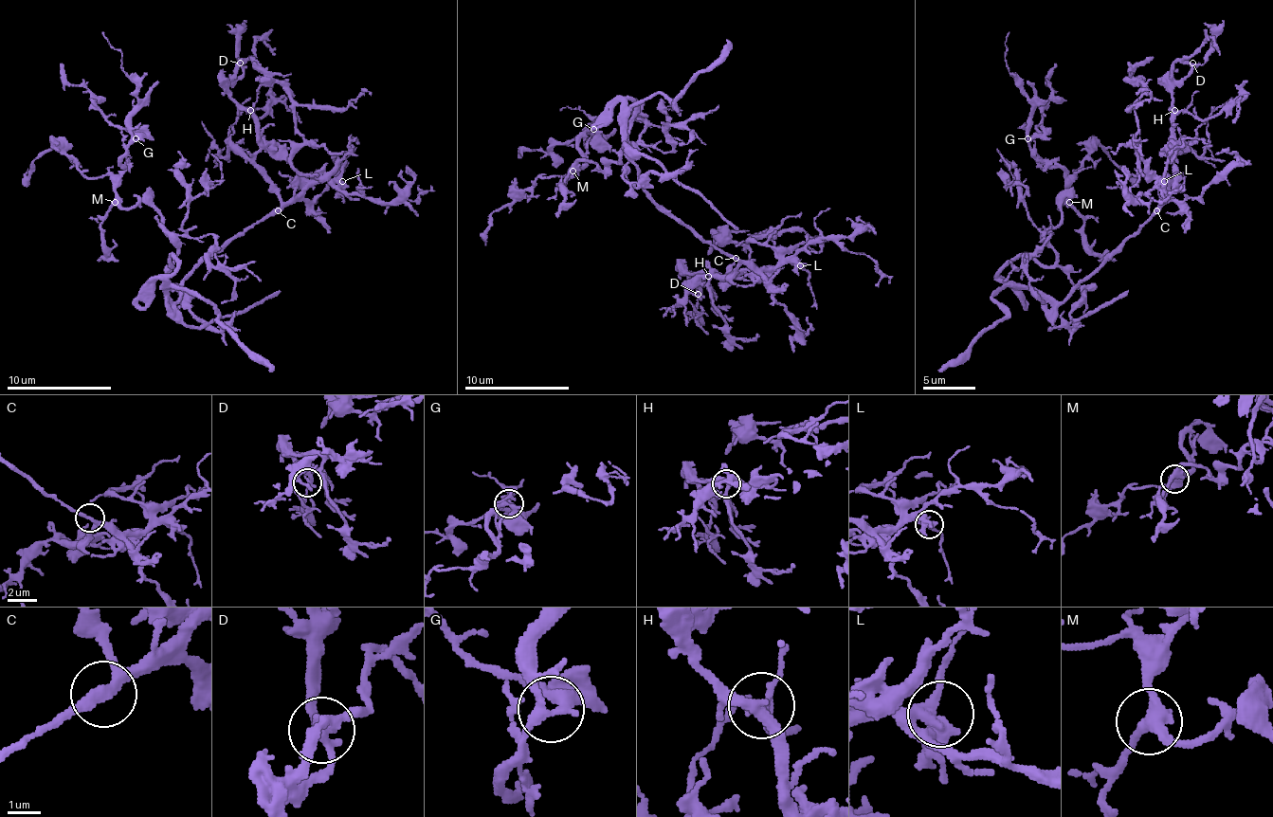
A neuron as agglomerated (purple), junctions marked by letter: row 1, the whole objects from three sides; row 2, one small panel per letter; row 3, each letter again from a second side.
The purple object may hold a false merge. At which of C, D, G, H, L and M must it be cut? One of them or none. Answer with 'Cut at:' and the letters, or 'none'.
Cut at: none

